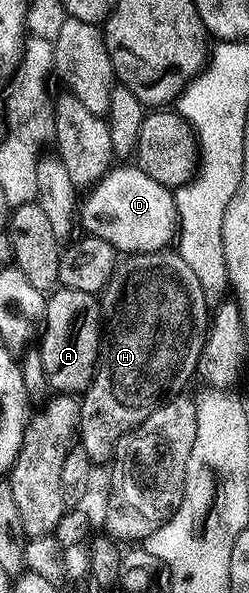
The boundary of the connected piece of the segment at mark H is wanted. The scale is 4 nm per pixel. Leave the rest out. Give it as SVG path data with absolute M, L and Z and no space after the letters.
M176 250L135 252L118 263L99 296L103 317L101 350L97 353L93 380L80 397L79 444L93 462L108 461L123 434L151 418L166 400L184 393L189 379L198 375L211 323L211 304L209 308L205 301L205 287Z

